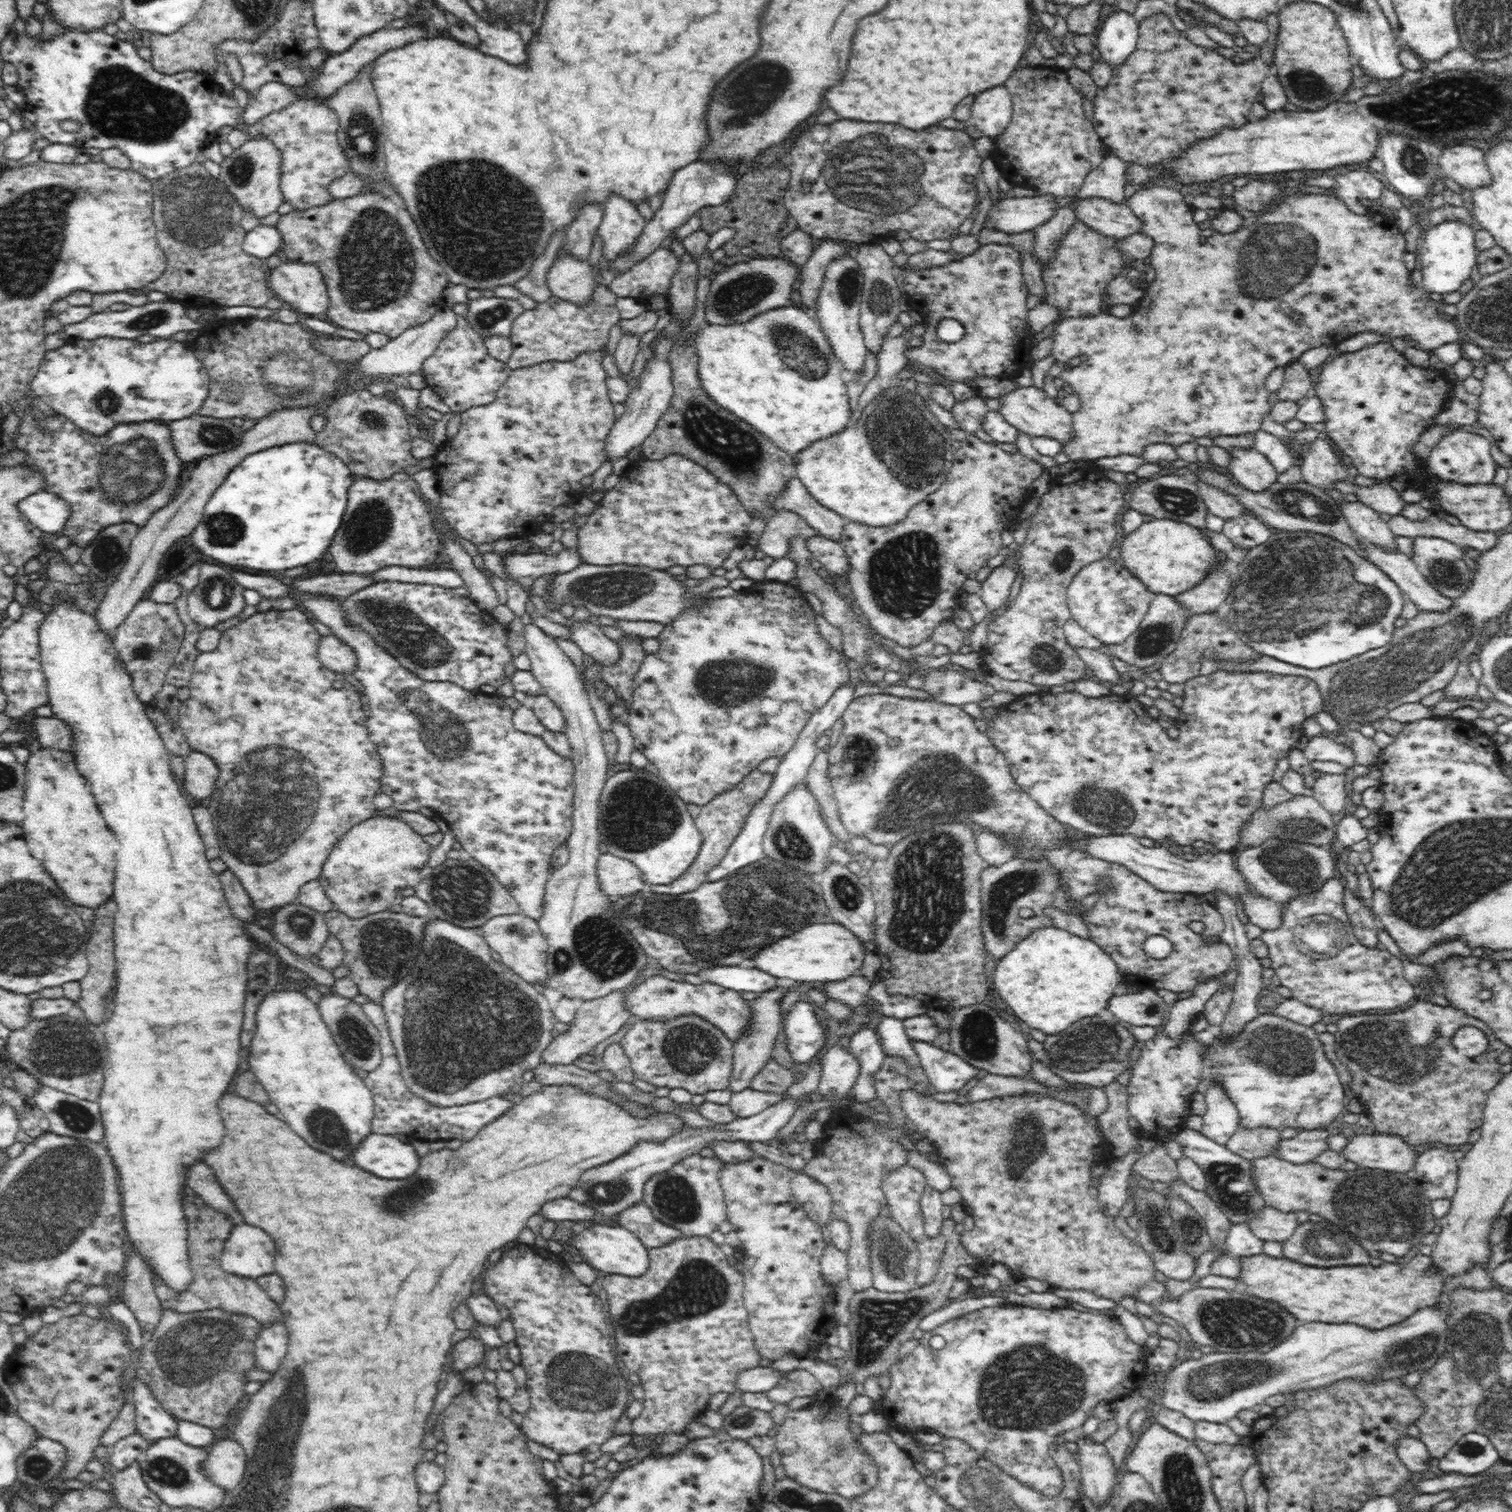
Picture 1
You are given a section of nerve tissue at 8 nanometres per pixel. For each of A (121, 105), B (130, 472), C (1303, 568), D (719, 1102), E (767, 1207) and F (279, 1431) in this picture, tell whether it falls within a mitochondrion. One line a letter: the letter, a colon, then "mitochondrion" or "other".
A: mitochondrion
B: mitochondrion
C: mitochondrion
D: other
E: other
F: mitochondrion

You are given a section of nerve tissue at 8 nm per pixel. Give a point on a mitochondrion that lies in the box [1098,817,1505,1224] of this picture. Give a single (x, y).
(1382, 1048)

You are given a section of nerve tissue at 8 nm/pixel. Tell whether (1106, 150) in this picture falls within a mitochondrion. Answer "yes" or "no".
no

